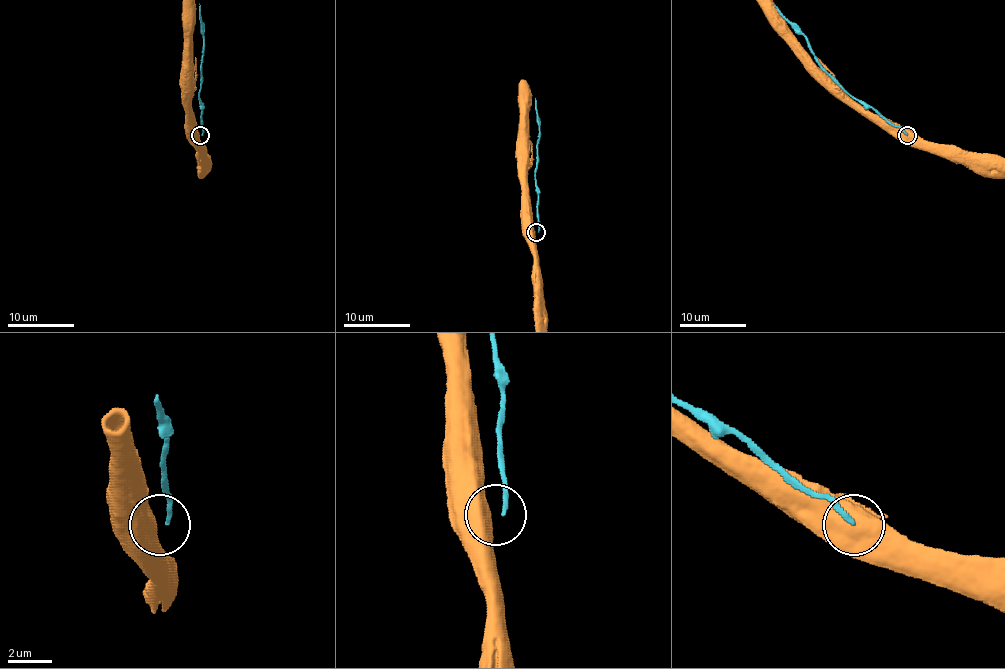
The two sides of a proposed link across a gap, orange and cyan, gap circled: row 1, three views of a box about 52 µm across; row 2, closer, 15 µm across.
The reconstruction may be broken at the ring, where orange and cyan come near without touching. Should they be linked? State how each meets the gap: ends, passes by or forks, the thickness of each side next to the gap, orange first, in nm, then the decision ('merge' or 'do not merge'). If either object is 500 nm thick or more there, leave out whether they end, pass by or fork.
800/170 nm | do not merge

